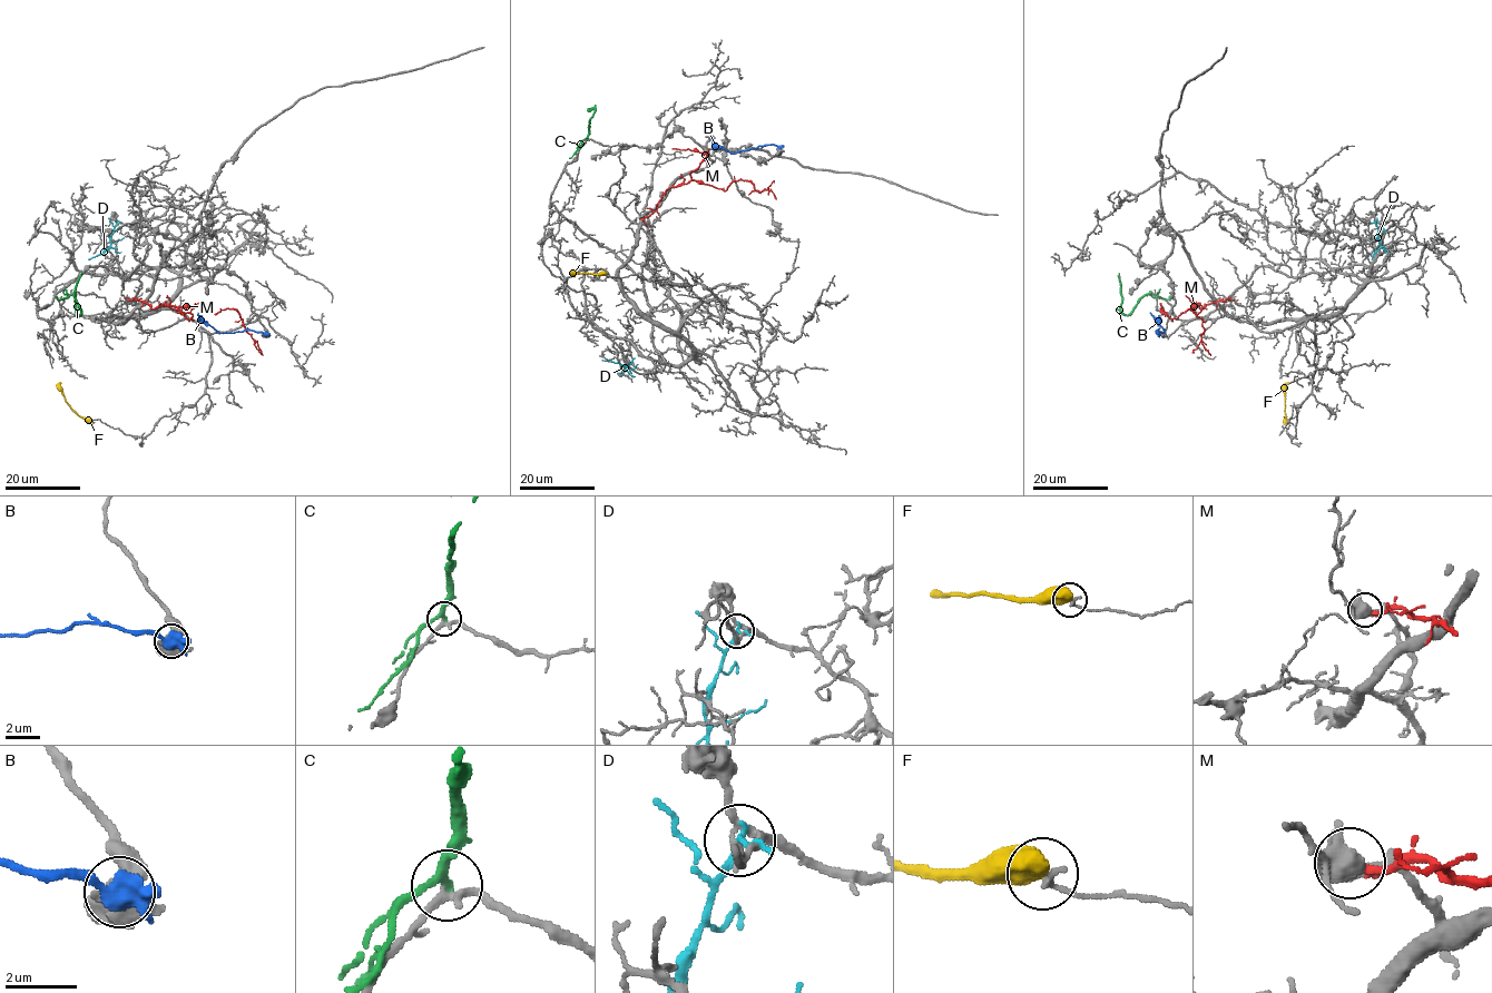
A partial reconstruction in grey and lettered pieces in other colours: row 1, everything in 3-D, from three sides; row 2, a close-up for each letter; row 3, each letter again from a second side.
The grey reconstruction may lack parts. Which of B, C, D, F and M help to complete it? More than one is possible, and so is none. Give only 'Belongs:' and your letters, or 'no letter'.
Belongs: B

